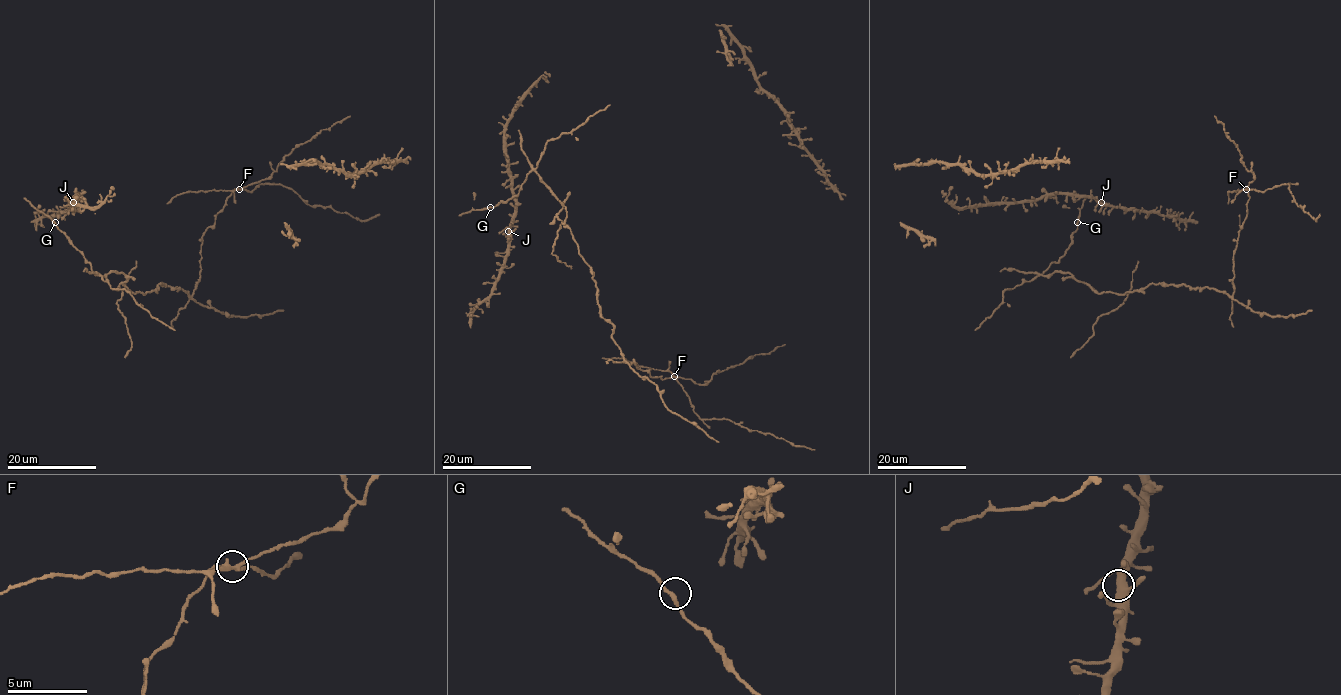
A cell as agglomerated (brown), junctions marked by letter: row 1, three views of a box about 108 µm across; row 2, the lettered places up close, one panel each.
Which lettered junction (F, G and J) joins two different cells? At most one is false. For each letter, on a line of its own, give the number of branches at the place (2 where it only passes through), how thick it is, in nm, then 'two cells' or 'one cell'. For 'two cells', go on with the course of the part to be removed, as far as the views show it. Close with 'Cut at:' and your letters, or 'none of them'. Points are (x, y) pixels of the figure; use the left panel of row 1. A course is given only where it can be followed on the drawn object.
F: 4 | 220 nm | two cells | (239, 189), (202, 236), (200, 280), (191, 296), (160, 283), (135, 293), (122, 273), (83, 271)
G: 2 | 220 nm | one cell
J: 4 | 420 nm | one cell
Cut at: F

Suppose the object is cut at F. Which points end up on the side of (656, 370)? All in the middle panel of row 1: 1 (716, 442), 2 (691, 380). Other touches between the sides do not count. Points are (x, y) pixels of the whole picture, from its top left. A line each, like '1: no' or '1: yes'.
1: no
2: no

